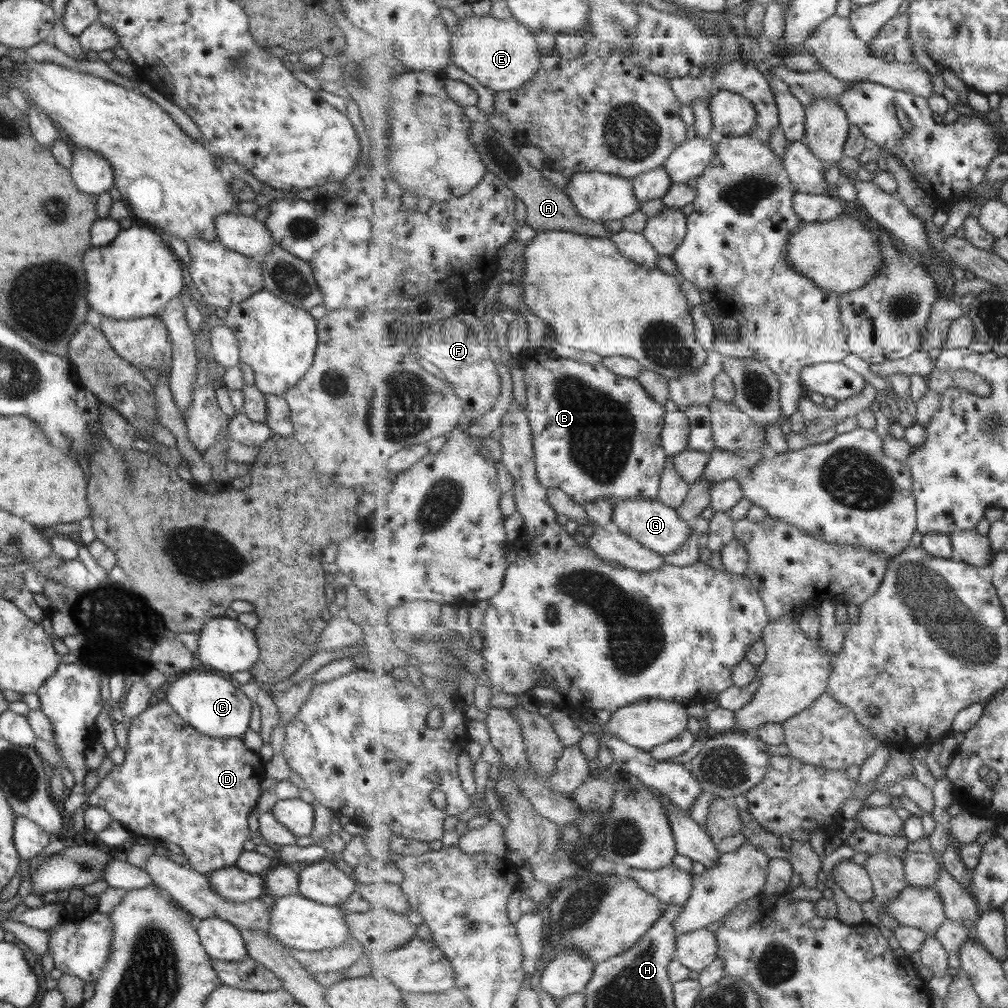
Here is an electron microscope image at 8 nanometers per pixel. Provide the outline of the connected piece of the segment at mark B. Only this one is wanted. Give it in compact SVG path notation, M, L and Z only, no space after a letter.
M550 348L525 350L519 356L519 359L524 372L526 402L530 425L532 426L534 451L536 452L537 474L542 485L545 485L547 488L561 489L573 502L581 507L589 504L589 502L597 502L597 500L605 498L615 498L615 500L658 500L660 498L661 477L668 461L668 454L661 442L661 431L664 429L664 418L667 410L645 390L645 387L638 379L618 375L616 371L609 370L609 367L605 366L602 362L587 364L563 358L554 349Z

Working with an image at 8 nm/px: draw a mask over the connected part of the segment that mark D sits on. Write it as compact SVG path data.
M165 700L155 702L154 705L148 705L145 710L137 713L131 720L126 733L127 748L124 750L124 760L119 765L114 765L109 769L109 774L105 776L97 787L88 794L88 806L98 806L105 809L113 821L119 821L131 835L137 837L153 837L157 840L165 840L176 844L181 848L183 856L191 869L199 874L207 874L209 871L217 870L223 867L233 867L234 860L241 854L242 844L249 840L251 832L247 829L247 816L256 805L257 798L261 794L260 784L266 778L264 775L264 763L257 753L245 748L242 740L239 738L209 738L200 732L197 732L192 726L187 725L181 720L181 717L166 703Z

